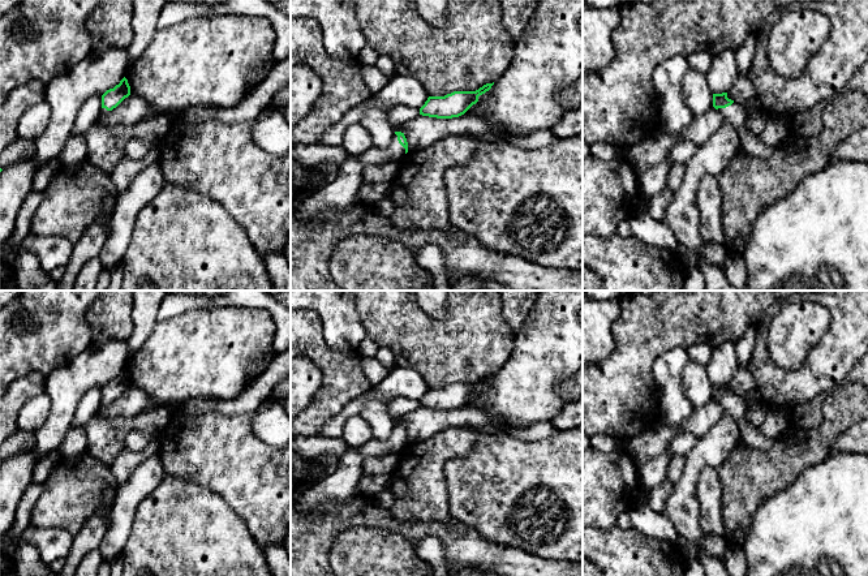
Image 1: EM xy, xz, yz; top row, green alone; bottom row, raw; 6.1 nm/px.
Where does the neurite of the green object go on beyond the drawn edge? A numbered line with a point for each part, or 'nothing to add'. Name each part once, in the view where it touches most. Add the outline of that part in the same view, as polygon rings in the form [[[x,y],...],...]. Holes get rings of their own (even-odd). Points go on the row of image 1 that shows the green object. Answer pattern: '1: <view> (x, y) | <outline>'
1: xz (394, 154) | [[[395,134],[391,145],[387,149],[379,149],[373,146],[371,149],[364,151],[360,155],[360,160],[366,166],[373,166],[373,164],[394,164],[398,167],[405,155],[405,149],[399,143],[398,136]]]

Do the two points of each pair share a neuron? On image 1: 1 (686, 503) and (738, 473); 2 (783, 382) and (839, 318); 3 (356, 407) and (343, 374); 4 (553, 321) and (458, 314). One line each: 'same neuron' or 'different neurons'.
1: different neurons
2: same neuron
3: different neurons
4: different neurons

